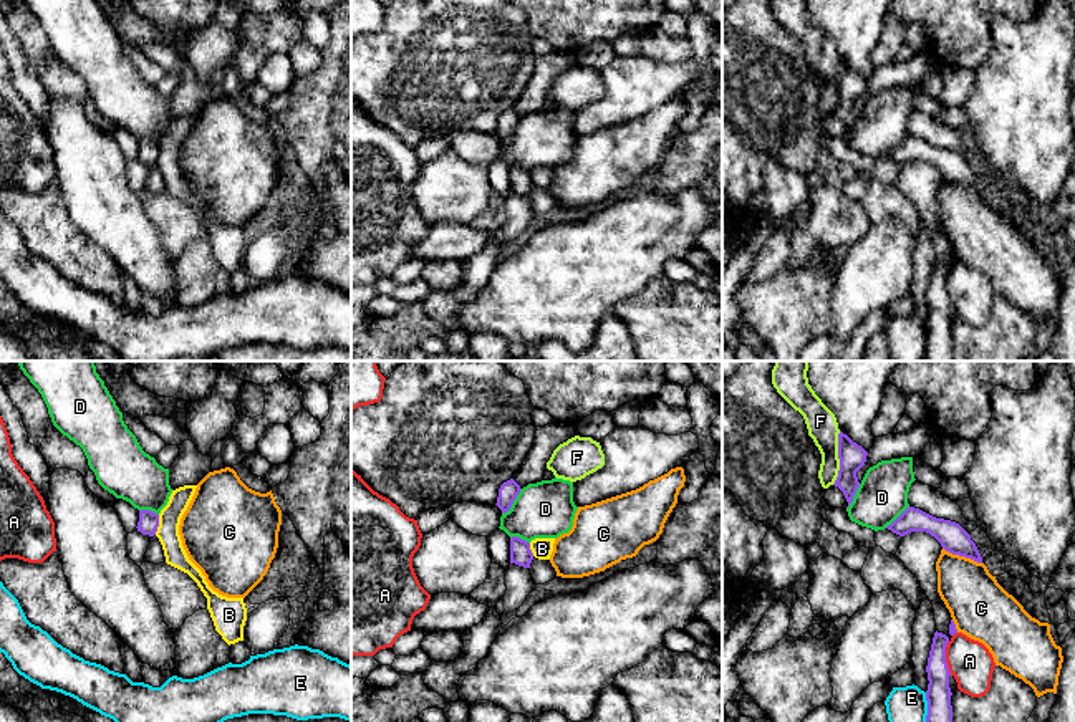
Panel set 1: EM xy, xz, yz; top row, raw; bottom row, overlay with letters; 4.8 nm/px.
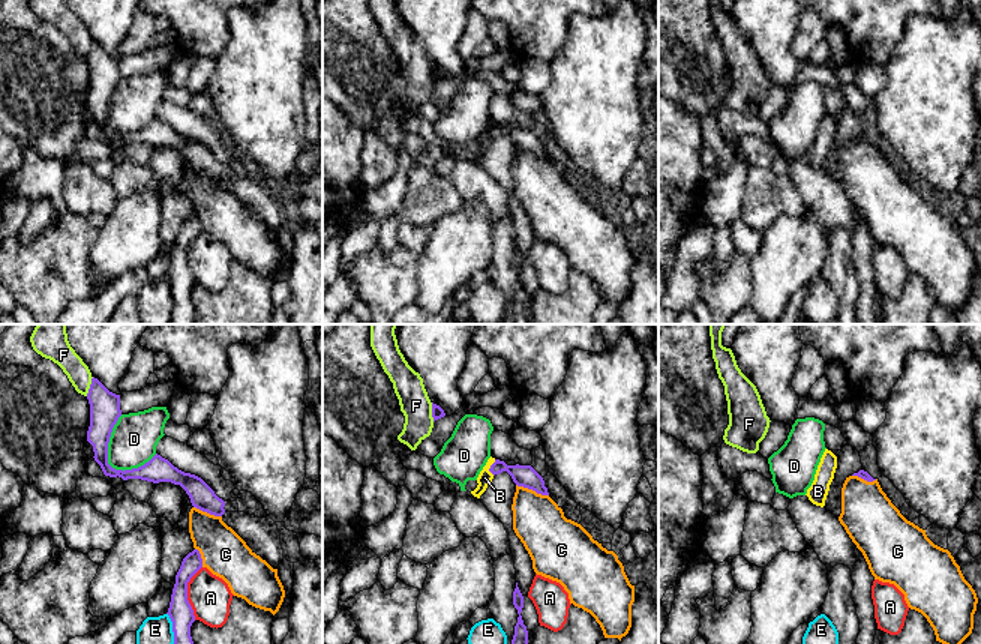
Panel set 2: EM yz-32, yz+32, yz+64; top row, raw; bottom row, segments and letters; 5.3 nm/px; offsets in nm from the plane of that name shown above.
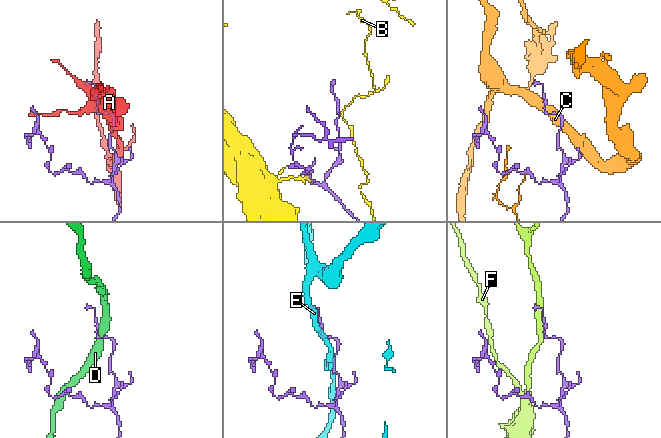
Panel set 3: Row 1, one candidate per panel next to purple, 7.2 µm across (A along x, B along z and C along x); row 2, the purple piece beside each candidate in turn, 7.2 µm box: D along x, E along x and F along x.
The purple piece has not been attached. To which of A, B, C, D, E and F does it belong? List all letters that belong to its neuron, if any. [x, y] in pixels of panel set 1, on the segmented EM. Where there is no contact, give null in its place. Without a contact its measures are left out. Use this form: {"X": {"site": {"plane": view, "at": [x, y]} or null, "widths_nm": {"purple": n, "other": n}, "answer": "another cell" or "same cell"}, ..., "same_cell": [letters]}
{"A": {"site": {"plane": "yz", "at": [944, 658]}, "widths_nm": {"purple": 120, "other": 220}, "answer": "another cell"}, "B": {"site": {"plane": "xy", "at": [158, 525]}, "widths_nm": {"purple": 100, "other": 110}, "answer": "same cell"}, "C": {"site": {"plane": "yz", "at": [963, 555]}, "widths_nm": {"purple": 140, "other": 280}, "answer": "another cell"}, "D": {"site": {"plane": "xz", "at": [512, 502]}, "widths_nm": {"purple": 90, "other": 280}, "answer": "another cell"}, "E": {"site": {"plane": "yz", "at": [928, 707]}, "widths_nm": {"purple": 120, "other": 180}, "answer": "another cell"}, "F": {"site": {"plane": "yz", "at": [838, 457]}, "widths_nm": {"purple": 130, "other": 150}, "answer": "another cell"}, "same_cell": ["B"]}

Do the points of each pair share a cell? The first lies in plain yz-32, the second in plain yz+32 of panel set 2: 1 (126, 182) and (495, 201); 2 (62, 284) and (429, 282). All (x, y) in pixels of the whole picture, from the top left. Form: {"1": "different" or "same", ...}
{"1": "same", "2": "different"}

